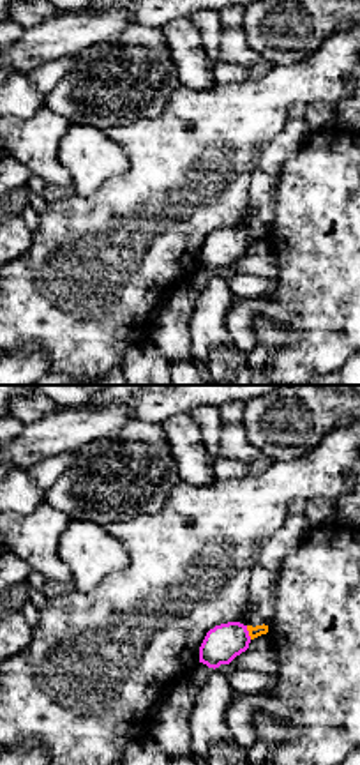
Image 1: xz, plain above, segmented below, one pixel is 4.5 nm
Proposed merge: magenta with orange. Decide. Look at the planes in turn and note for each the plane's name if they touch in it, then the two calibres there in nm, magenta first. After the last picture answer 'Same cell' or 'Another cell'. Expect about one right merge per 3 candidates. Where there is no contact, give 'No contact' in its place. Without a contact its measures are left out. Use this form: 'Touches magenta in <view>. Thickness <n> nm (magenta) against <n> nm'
Touches magenta in xz. Thickness 170 nm (magenta) against 50 nm

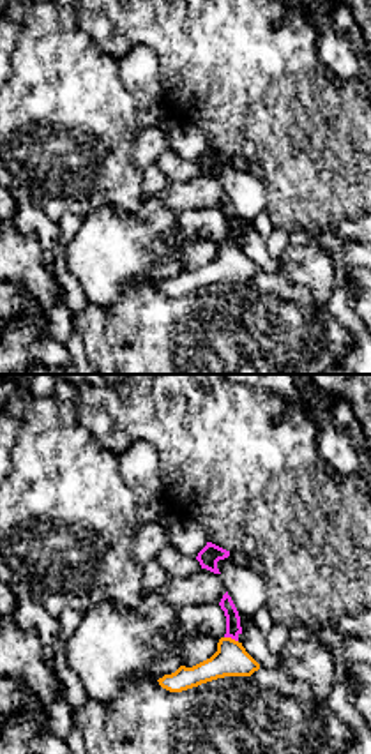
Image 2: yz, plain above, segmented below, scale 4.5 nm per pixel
Touches magenta in yz. Thickness 70 nm (magenta) against 150 nm

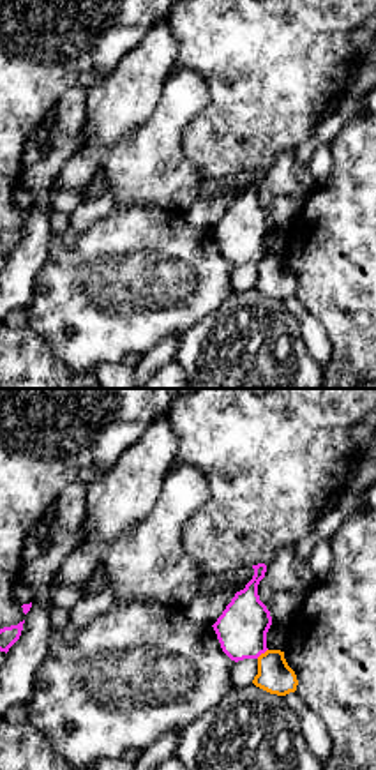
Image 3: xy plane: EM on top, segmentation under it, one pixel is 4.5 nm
Touches magenta in xy. Thickness 220 nm (magenta) against 160 nm

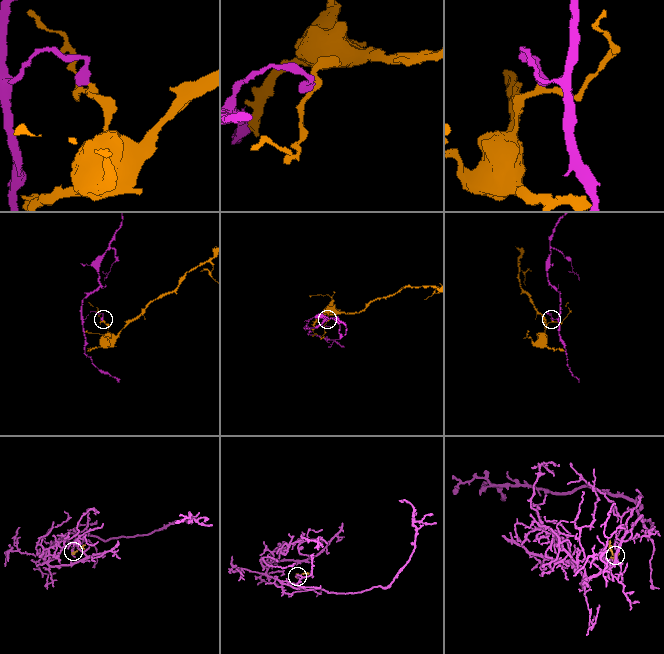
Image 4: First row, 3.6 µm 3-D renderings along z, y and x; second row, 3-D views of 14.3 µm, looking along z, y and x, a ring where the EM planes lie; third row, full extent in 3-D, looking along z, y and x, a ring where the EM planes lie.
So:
Another cell

